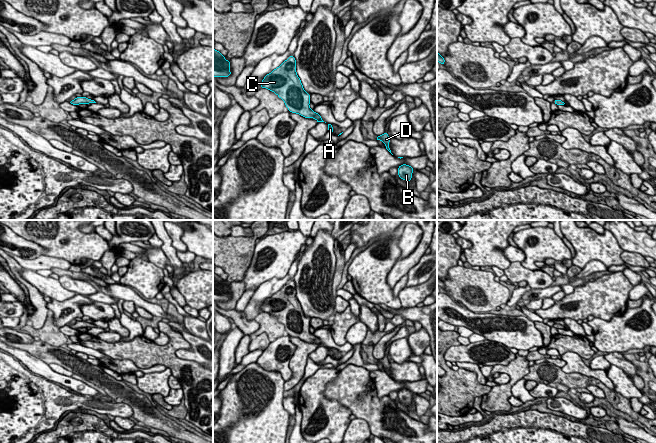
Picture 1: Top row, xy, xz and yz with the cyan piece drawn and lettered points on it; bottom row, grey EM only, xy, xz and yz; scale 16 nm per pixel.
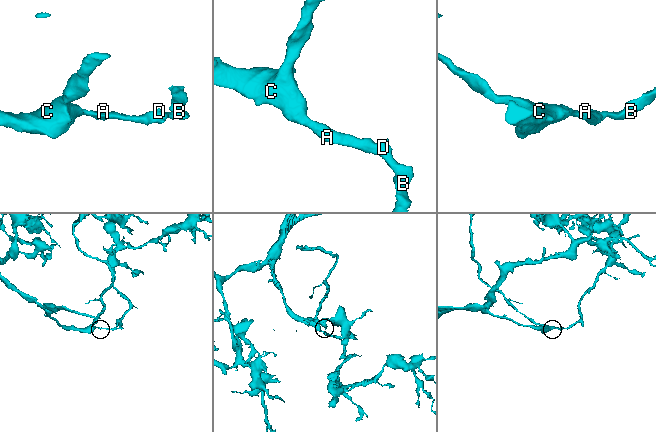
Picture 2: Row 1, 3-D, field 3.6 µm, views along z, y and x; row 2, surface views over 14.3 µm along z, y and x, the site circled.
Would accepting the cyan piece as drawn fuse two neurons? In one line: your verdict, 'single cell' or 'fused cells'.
single cell

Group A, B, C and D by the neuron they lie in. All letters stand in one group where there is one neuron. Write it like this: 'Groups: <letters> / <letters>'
Groups: A B C D

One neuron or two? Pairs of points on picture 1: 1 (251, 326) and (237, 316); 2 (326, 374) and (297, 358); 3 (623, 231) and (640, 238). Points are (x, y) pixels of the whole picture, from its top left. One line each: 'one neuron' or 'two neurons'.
1: one neuron
2: two neurons
3: one neuron

